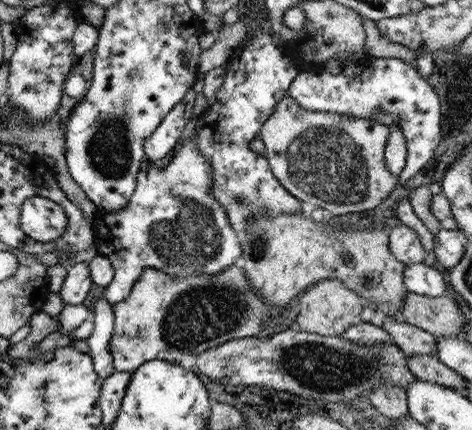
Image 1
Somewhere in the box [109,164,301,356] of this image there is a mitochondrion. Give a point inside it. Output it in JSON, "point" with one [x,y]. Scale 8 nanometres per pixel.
{"point":[190,239]}

